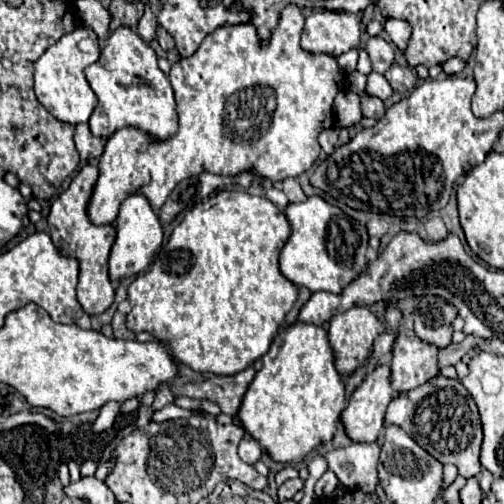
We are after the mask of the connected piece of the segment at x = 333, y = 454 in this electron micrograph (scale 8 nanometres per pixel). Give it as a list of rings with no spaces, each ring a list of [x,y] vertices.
[[[350,444],[348,448],[336,448],[322,454],[340,484],[350,490],[362,490],[376,494],[378,480],[378,444]]]

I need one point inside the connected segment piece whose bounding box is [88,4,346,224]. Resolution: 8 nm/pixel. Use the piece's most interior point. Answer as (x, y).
(242, 105)

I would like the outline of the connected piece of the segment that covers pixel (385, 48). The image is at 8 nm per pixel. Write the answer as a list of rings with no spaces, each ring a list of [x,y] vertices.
[[[380,36],[370,38],[370,40],[366,42],[366,50],[368,50],[368,54],[370,54],[374,72],[384,74],[384,72],[392,66],[392,62],[394,62],[394,50],[392,50],[392,46],[390,46],[386,40],[382,40]]]

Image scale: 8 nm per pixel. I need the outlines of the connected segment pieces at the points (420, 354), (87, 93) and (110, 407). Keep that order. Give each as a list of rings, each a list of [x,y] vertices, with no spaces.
[[[414,330],[398,334],[392,354],[394,356],[390,364],[392,370],[390,380],[394,392],[398,394],[406,394],[440,374],[436,364],[438,348],[430,348],[430,344],[422,344],[422,340],[418,340]]]
[[[80,24],[74,32],[62,36],[34,64],[34,92],[38,102],[58,120],[68,124],[84,124],[96,108],[96,96],[84,78],[84,68],[96,62],[101,48],[92,28]]]
[[[114,402],[104,404],[104,406],[100,408],[100,414],[98,414],[92,430],[94,430],[94,432],[104,432],[104,430],[108,430],[108,428],[114,424],[118,412],[120,412],[120,404],[114,404]]]

